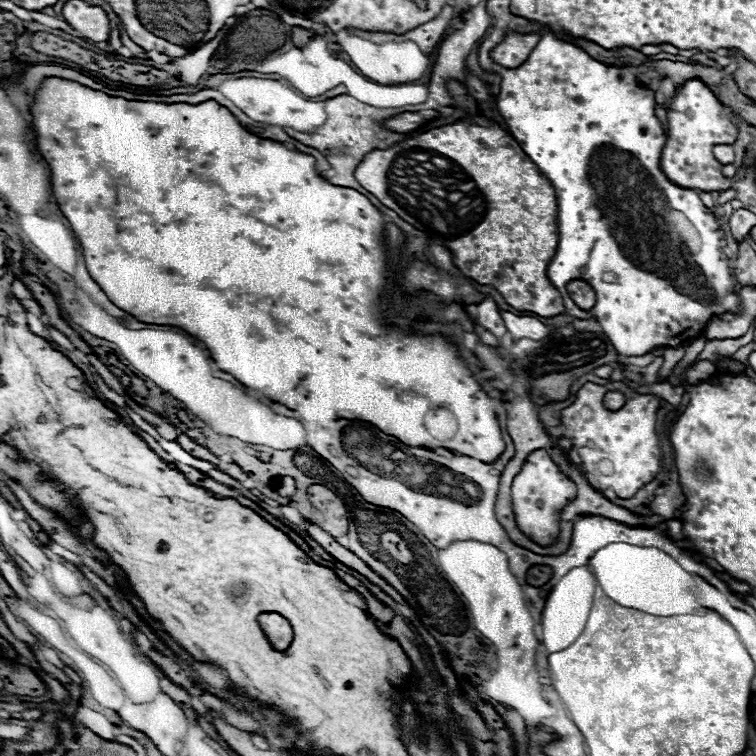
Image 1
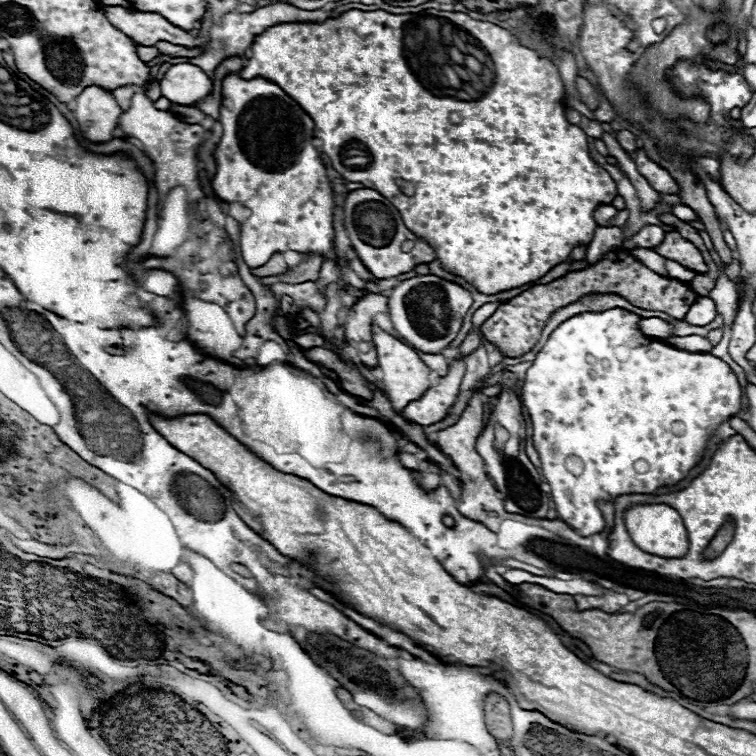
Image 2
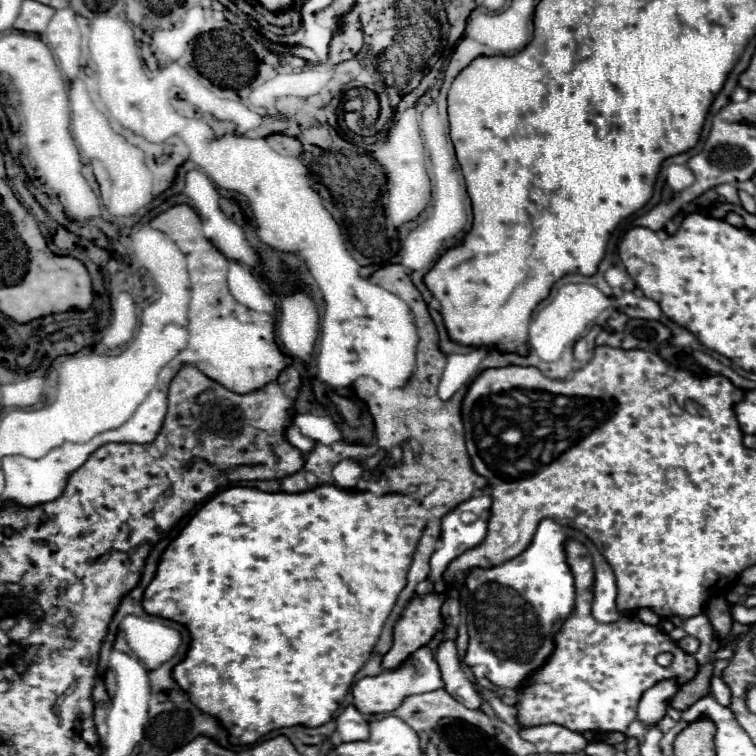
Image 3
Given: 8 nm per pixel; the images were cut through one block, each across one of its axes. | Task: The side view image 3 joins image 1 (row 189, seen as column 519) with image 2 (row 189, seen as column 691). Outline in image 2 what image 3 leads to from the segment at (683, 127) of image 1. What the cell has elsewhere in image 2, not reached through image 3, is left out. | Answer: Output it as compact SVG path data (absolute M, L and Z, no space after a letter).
M638 150L638 152L636 152L634 162L636 162L638 172L648 180L648 184L650 184L656 192L662 192L662 194L678 194L678 192L680 192L678 182L668 174L668 170L664 170L664 168L658 166L656 162L652 162L652 160L646 156L644 150Z

